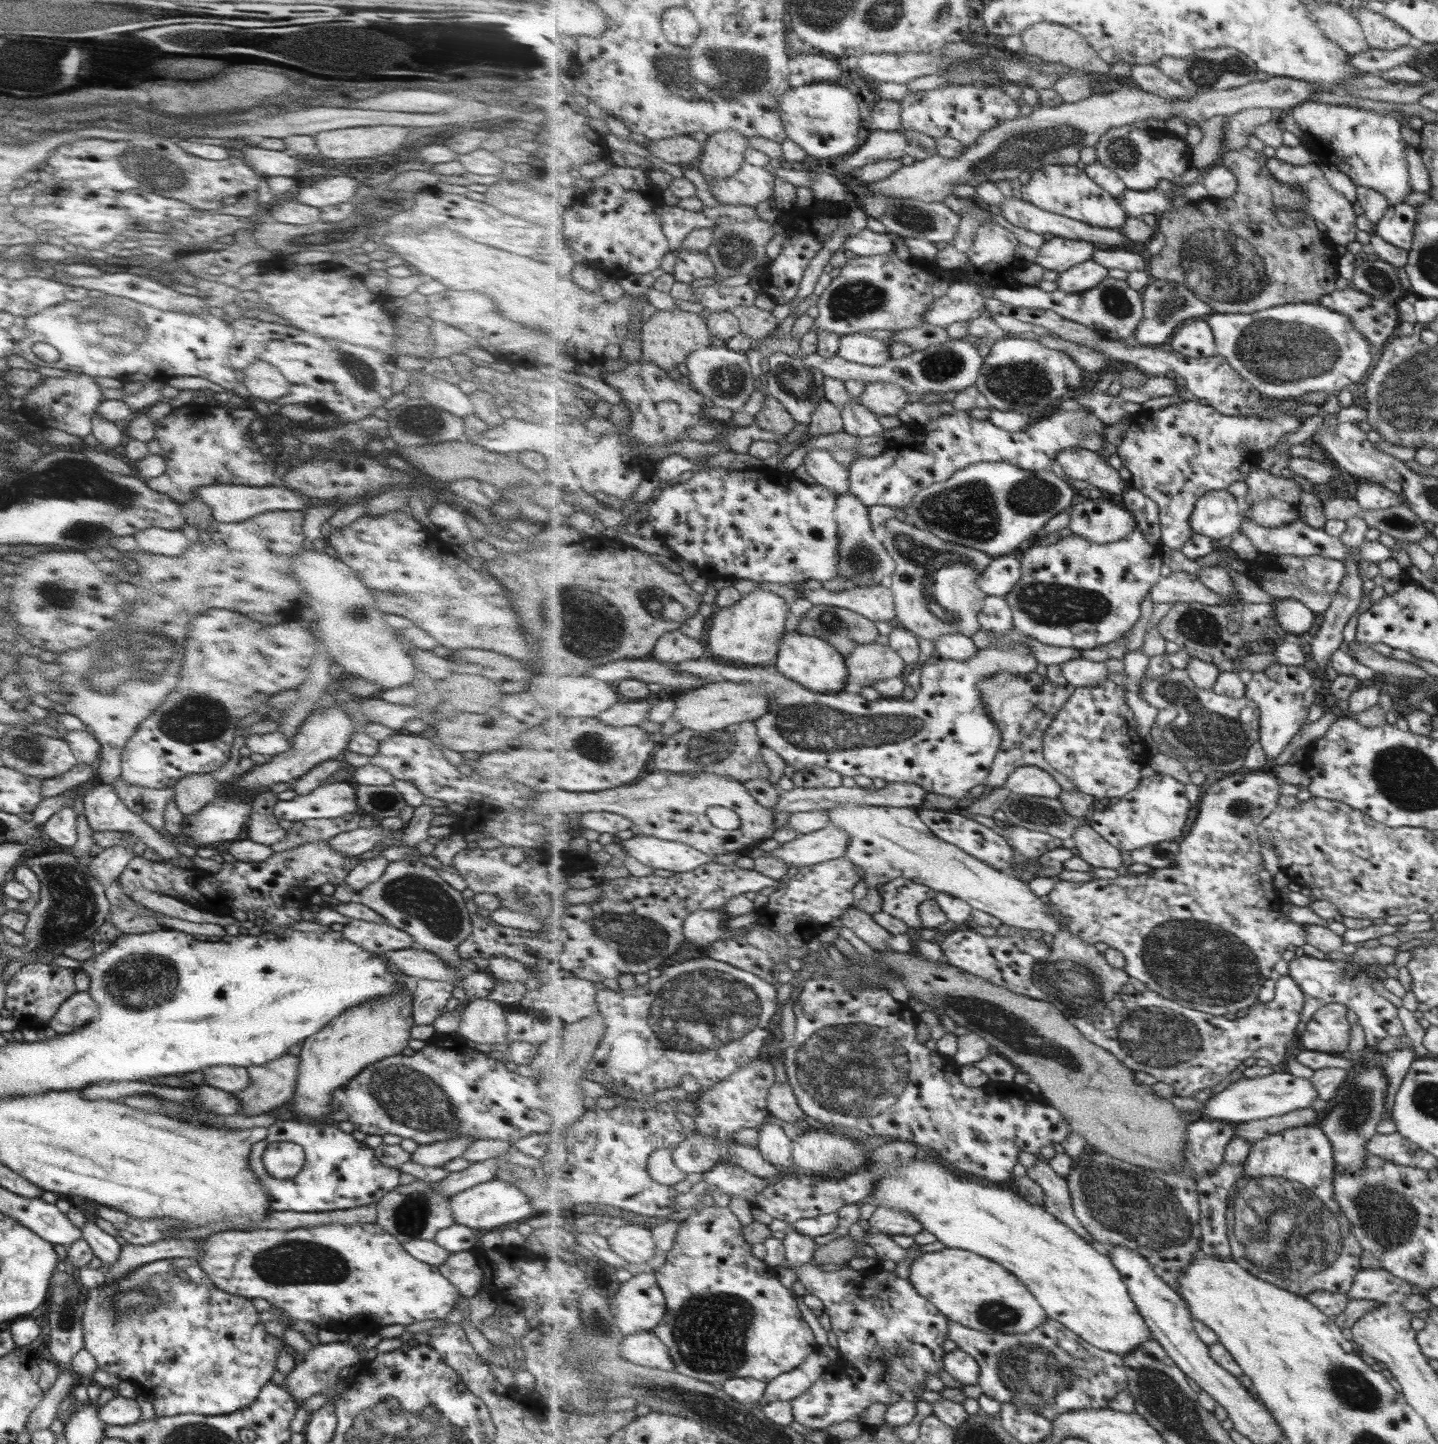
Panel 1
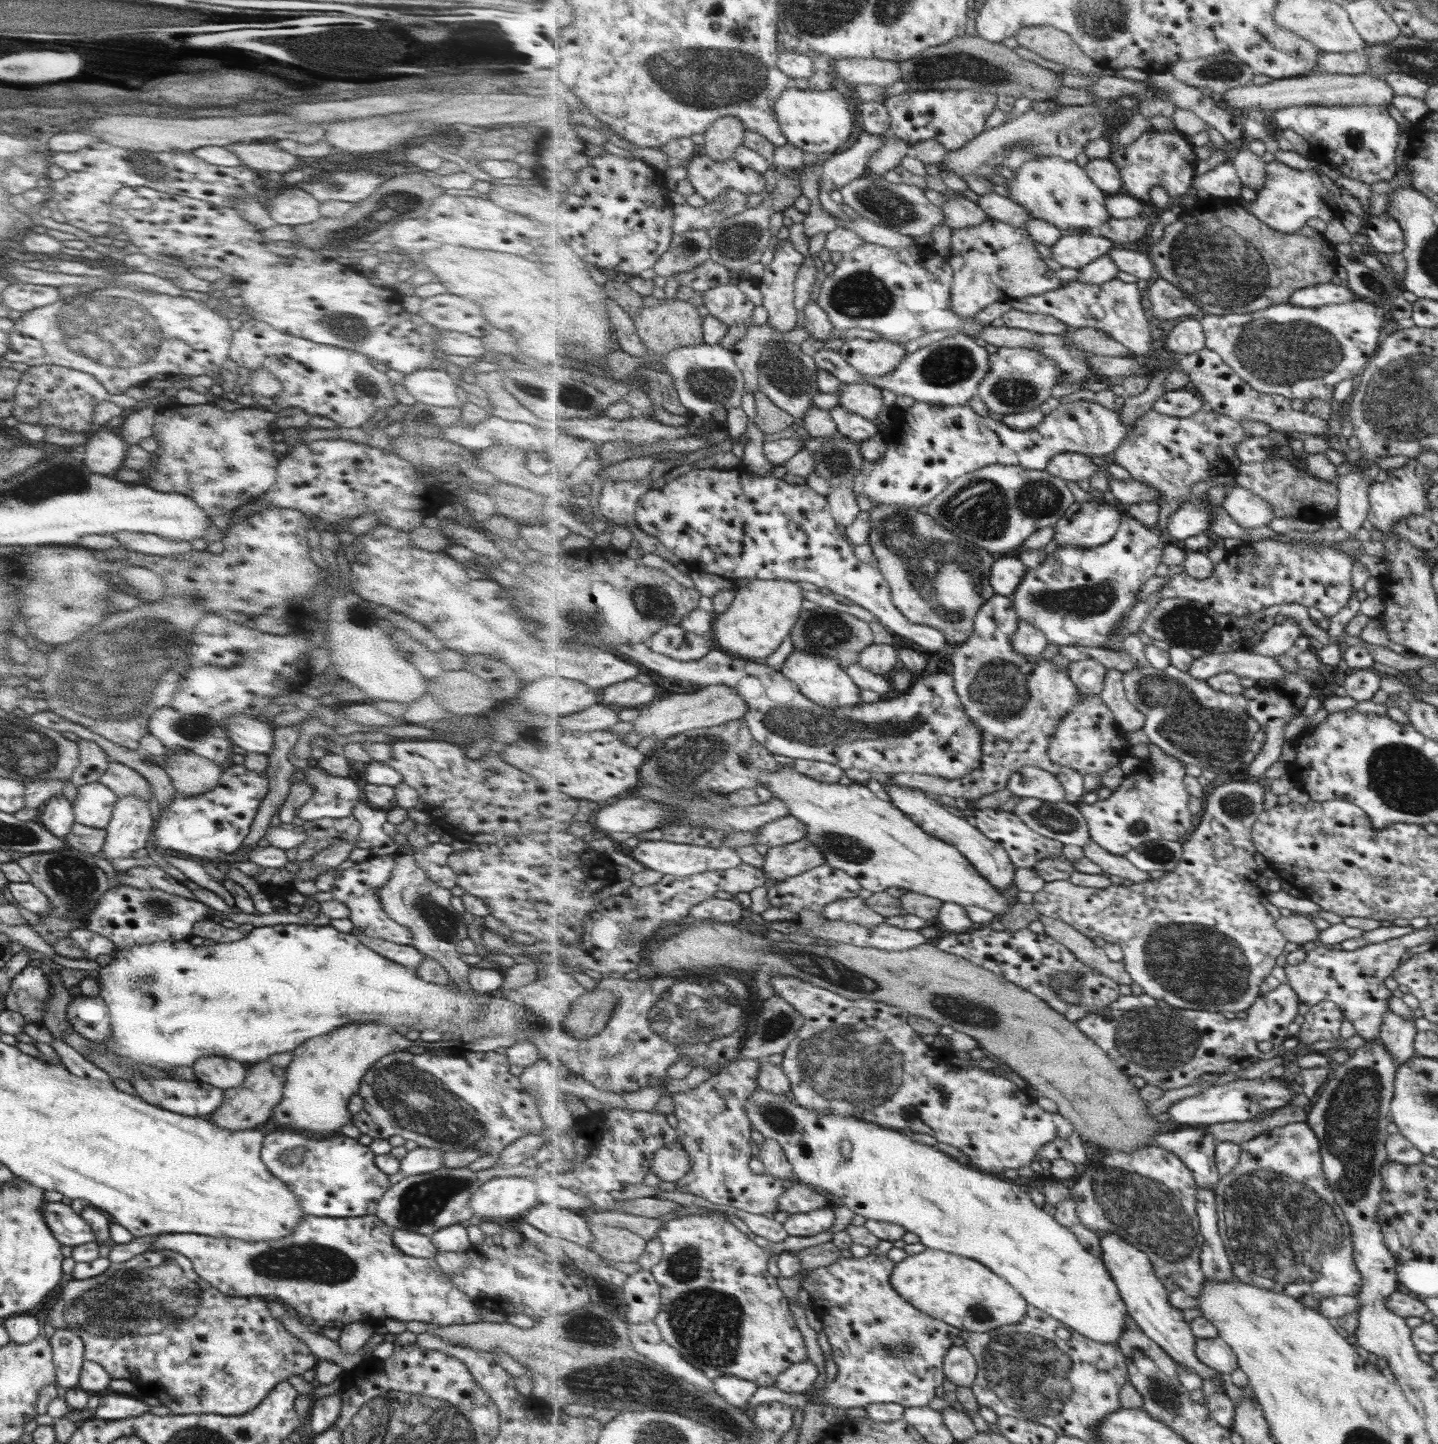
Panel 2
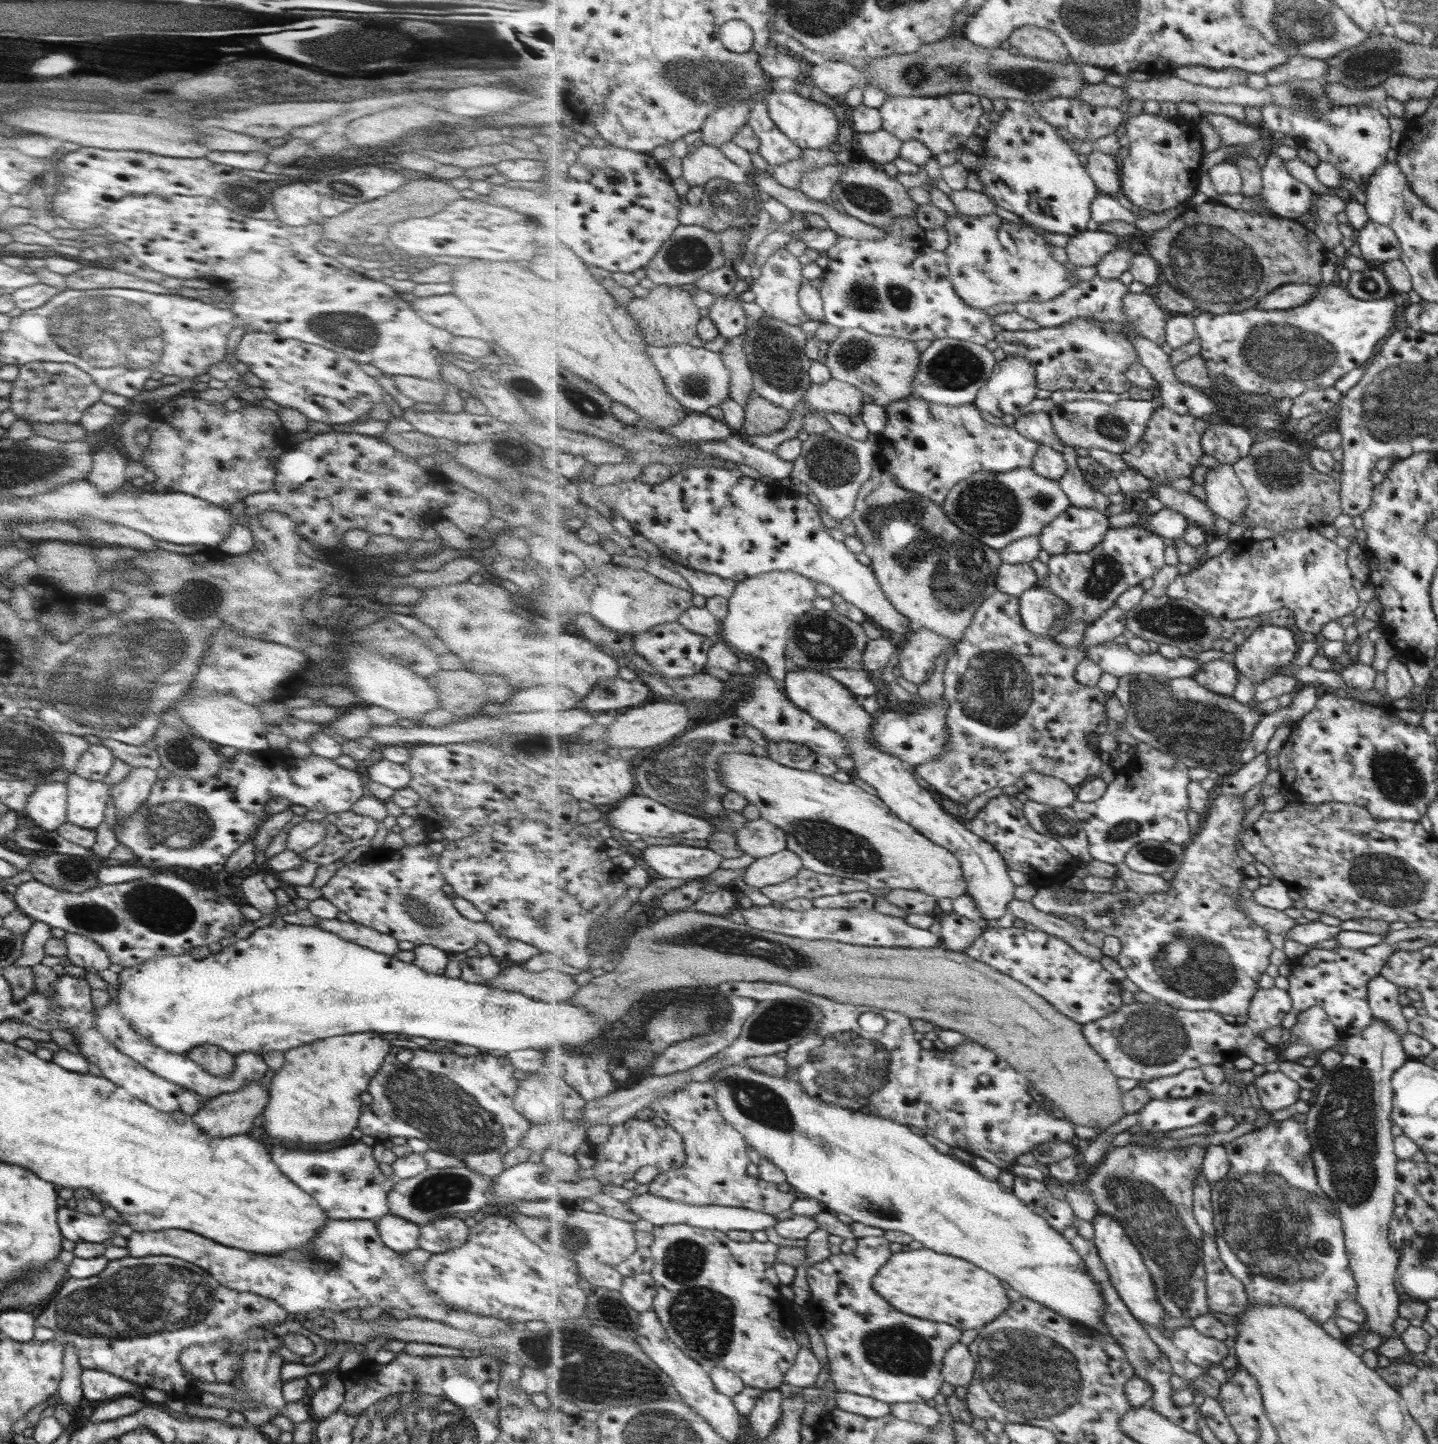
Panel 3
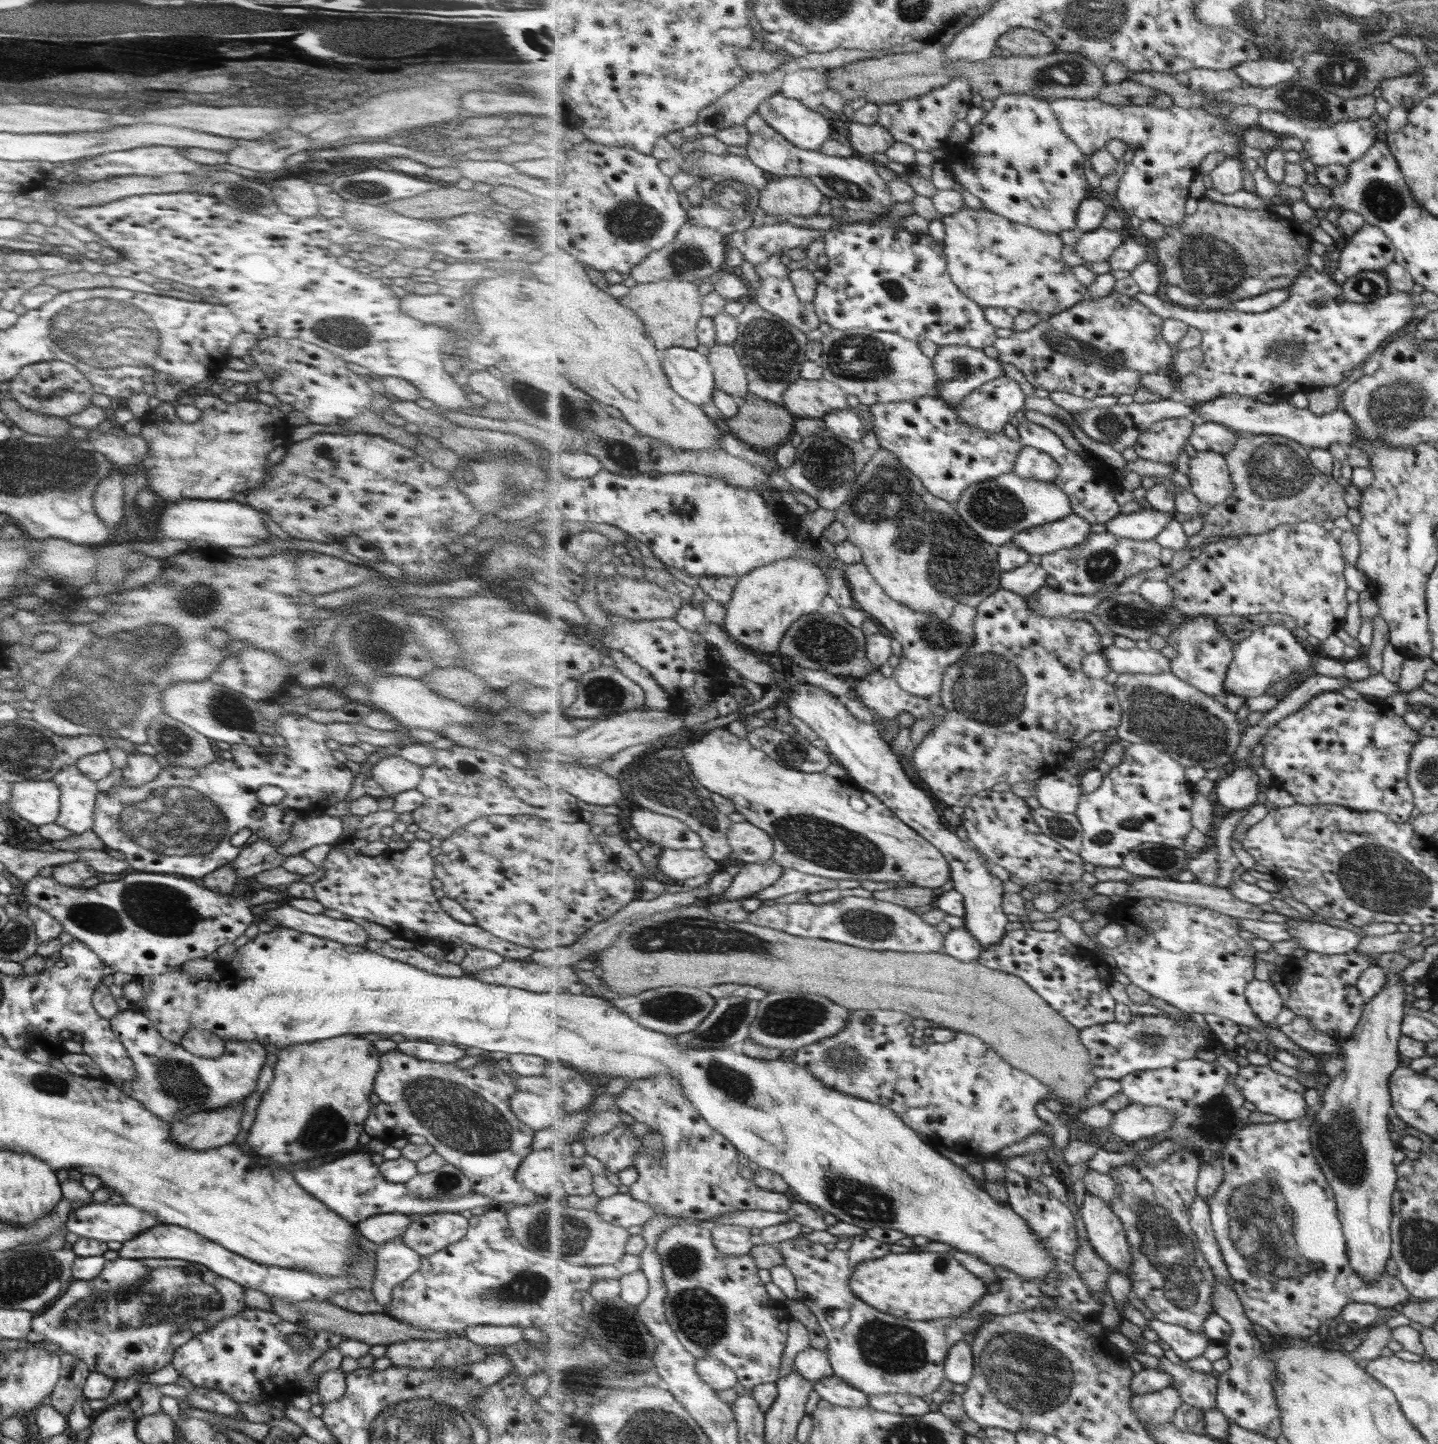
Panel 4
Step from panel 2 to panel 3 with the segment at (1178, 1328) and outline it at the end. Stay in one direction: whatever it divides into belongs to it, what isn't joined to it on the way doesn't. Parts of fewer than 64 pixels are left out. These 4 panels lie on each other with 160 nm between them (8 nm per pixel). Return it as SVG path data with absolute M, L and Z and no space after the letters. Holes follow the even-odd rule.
M1101 1212L1094 1217L1093 1225L1096 1230L1096 1245L1101 1258L1108 1266L1113 1286L1116 1286L1133 1316L1167 1334L1169 1330L1163 1327L1163 1317L1167 1316L1167 1311L1157 1296L1157 1287L1149 1267L1145 1264L1137 1245L1129 1238L1125 1227L1111 1215Z

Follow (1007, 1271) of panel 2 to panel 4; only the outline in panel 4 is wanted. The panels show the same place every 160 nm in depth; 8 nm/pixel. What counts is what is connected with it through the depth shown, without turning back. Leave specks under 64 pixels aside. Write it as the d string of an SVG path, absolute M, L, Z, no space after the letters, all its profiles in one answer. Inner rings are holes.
M276 926L269 932L260 932L245 944L236 948L235 956L229 962L217 963L213 975L202 977L186 975L181 967L171 969L169 972L153 976L136 977L134 980L142 986L142 997L136 1003L138 1011L143 1013L152 1025L158 1030L161 1038L173 1044L180 1044L181 1038L190 1028L202 1028L208 1030L211 1034L218 1036L221 1040L255 1040L259 1044L273 1044L277 1048L285 1048L289 1044L305 1044L305 1042L315 1042L315 1040L325 1040L325 1038L335 1038L343 1035L361 1035L361 1034L401 1034L407 1040L413 1041L430 1041L440 1044L467 1046L471 1048L481 1048L485 1052L505 1052L505 1054L524 1054L543 1057L547 1063L559 1064L563 1062L566 1067L571 1067L589 1077L589 1072L595 1074L607 1074L610 1079L625 1078L625 1080L637 1081L647 1080L647 1078L657 1078L658 1076L669 1075L673 1080L679 1082L681 1090L685 1093L685 1098L689 1100L700 1111L705 1122L711 1125L717 1132L721 1132L737 1148L738 1151L747 1156L760 1167L773 1170L780 1174L790 1186L791 1190L796 1193L803 1202L809 1205L816 1205L823 1213L829 1213L837 1218L838 1221L849 1222L869 1230L870 1228L884 1226L886 1229L893 1228L905 1232L909 1236L926 1236L933 1242L943 1242L954 1247L955 1250L972 1254L977 1258L983 1258L991 1266L1003 1266L1021 1279L1033 1278L1033 1280L1043 1280L1041 1284L1044 1288L1052 1287L1058 1283L1058 1272L1056 1260L1050 1255L1050 1252L1044 1247L1036 1232L1030 1227L1025 1218L1021 1218L1013 1208L999 1204L985 1187L985 1183L980 1183L978 1179L969 1175L963 1166L955 1164L949 1158L943 1157L943 1154L936 1148L933 1142L926 1143L917 1136L917 1132L912 1130L907 1123L901 1119L895 1111L880 1103L869 1102L867 1099L857 1098L853 1094L847 1094L843 1091L837 1091L827 1087L825 1083L817 1079L813 1072L807 1067L801 1066L799 1062L777 1060L765 1060L763 1058L753 1058L744 1052L735 1053L729 1046L725 1048L686 1048L680 1042L673 1044L674 1036L641 1028L633 1018L619 1007L616 1007L608 999L597 997L590 992L583 994L571 993L553 993L537 994L526 990L519 990L508 986L495 986L479 982L473 976L461 975L455 977L442 977L436 974L425 972L406 965L404 962L397 962L390 958L385 958L380 954L374 953L366 946L342 945L324 938L319 938L301 931L291 930L285 927Z

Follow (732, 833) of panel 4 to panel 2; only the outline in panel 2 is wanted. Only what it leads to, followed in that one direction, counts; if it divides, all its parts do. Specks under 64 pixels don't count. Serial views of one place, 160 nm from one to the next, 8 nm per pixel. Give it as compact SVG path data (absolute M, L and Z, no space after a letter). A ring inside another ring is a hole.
M793 815L768 822L759 830L755 844L766 844L768 849L803 840L808 835L807 825Z

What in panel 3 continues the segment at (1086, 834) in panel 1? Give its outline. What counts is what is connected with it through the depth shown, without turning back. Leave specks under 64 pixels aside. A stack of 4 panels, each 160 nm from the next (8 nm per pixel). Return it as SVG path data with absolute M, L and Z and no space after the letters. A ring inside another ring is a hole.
M1125 862L1116 865L1118 872L1118 882L1129 890L1137 894L1153 894L1165 892L1170 889L1171 882L1161 878L1157 874L1143 874L1132 868Z

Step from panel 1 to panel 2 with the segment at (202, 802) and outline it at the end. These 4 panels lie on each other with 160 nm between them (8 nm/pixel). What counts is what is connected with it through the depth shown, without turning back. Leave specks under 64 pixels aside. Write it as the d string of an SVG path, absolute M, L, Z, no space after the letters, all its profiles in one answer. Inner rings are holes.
M188 751L174 752L163 761L162 769L170 778L176 794L193 796L213 789L221 768L210 760Z

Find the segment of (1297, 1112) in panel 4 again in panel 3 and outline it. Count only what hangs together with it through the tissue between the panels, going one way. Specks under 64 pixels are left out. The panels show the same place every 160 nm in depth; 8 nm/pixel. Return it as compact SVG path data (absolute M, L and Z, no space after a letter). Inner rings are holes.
M1265 1072L1255 1081L1261 1107L1269 1114L1295 1104L1299 1100L1301 1086L1283 1072Z

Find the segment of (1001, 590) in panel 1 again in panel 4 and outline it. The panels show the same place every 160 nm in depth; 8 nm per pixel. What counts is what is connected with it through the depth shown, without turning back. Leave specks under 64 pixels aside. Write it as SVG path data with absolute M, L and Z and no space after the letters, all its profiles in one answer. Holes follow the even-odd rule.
M1029 561L1025 566L1003 572L1000 585L1001 589L1011 590L1027 599L1041 590L1049 575L1041 564Z

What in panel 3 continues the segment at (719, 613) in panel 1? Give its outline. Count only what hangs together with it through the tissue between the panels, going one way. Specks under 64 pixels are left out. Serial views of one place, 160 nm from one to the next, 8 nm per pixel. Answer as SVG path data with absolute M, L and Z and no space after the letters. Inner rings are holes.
M774 570L773 572L759 574L756 577L751 577L738 583L735 593L728 600L729 613L722 622L722 632L719 638L738 648L741 652L761 659L768 669L766 674L769 674L775 682L784 682L785 684L786 675L790 668L786 650L789 630L803 614L813 610L813 600L819 597L817 588L815 588L816 583L811 578L794 570Z

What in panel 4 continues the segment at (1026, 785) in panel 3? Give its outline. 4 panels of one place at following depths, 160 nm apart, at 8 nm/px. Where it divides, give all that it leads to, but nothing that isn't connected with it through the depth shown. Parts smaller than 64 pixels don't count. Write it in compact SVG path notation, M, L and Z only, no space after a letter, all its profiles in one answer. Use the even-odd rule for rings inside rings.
M1059 770L1036 780L1036 798L1052 811L1076 814L1083 794L1079 776Z

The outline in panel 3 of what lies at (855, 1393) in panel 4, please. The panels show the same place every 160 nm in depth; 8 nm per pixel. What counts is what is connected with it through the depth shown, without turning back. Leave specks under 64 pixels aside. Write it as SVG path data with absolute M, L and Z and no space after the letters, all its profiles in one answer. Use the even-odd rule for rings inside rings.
M836 1390L835 1402L843 1410L865 1415L867 1418L883 1418L892 1414L892 1406L888 1402L877 1400L869 1396L861 1396L853 1392Z

